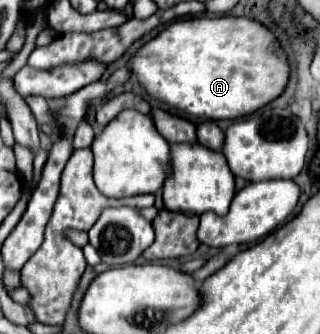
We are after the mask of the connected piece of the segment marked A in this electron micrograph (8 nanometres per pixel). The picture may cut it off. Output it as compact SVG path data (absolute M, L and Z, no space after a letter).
M194 17L170 23L154 39L150 39L132 57L132 73L148 95L178 111L186 111L200 119L240 119L272 103L284 93L290 79L290 63L274 33L262 23L248 17Z

